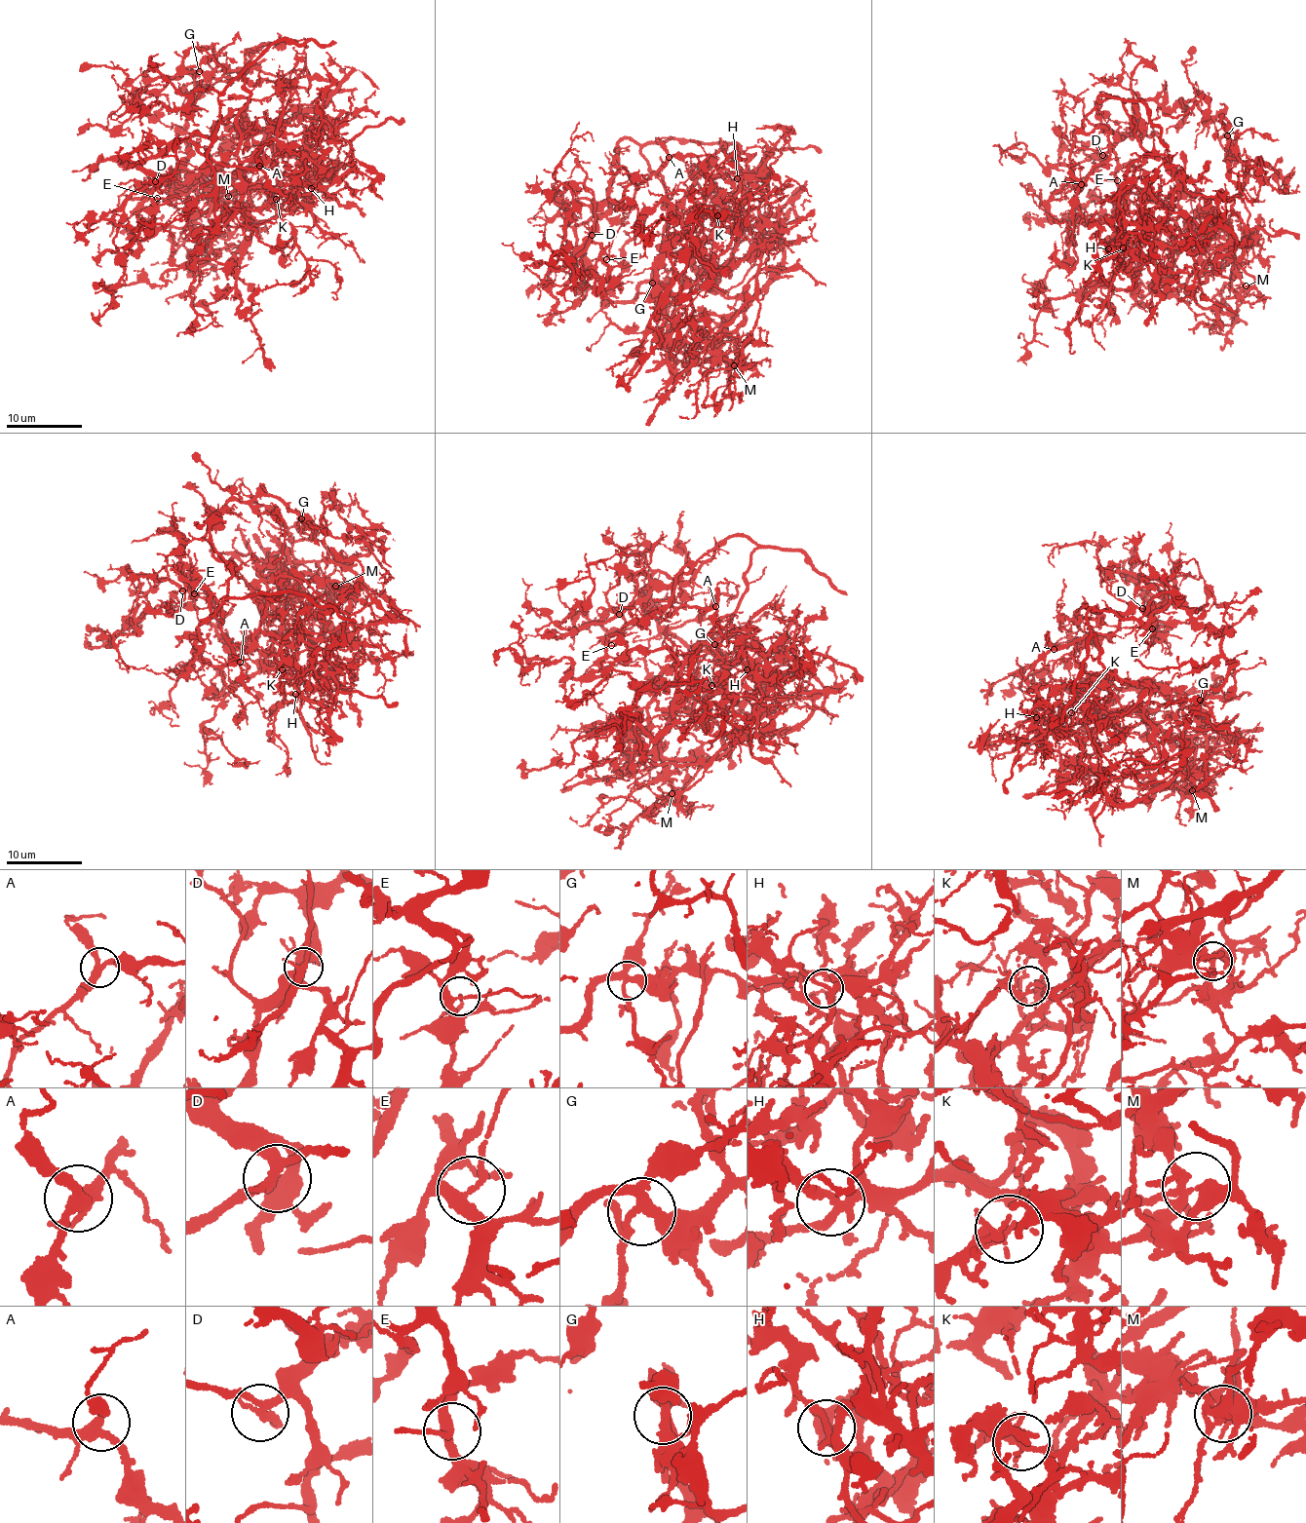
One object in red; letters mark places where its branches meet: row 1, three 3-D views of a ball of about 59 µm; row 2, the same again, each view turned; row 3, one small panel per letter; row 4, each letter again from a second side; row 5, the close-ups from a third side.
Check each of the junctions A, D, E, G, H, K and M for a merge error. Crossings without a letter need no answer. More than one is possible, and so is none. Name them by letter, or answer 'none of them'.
K, M

